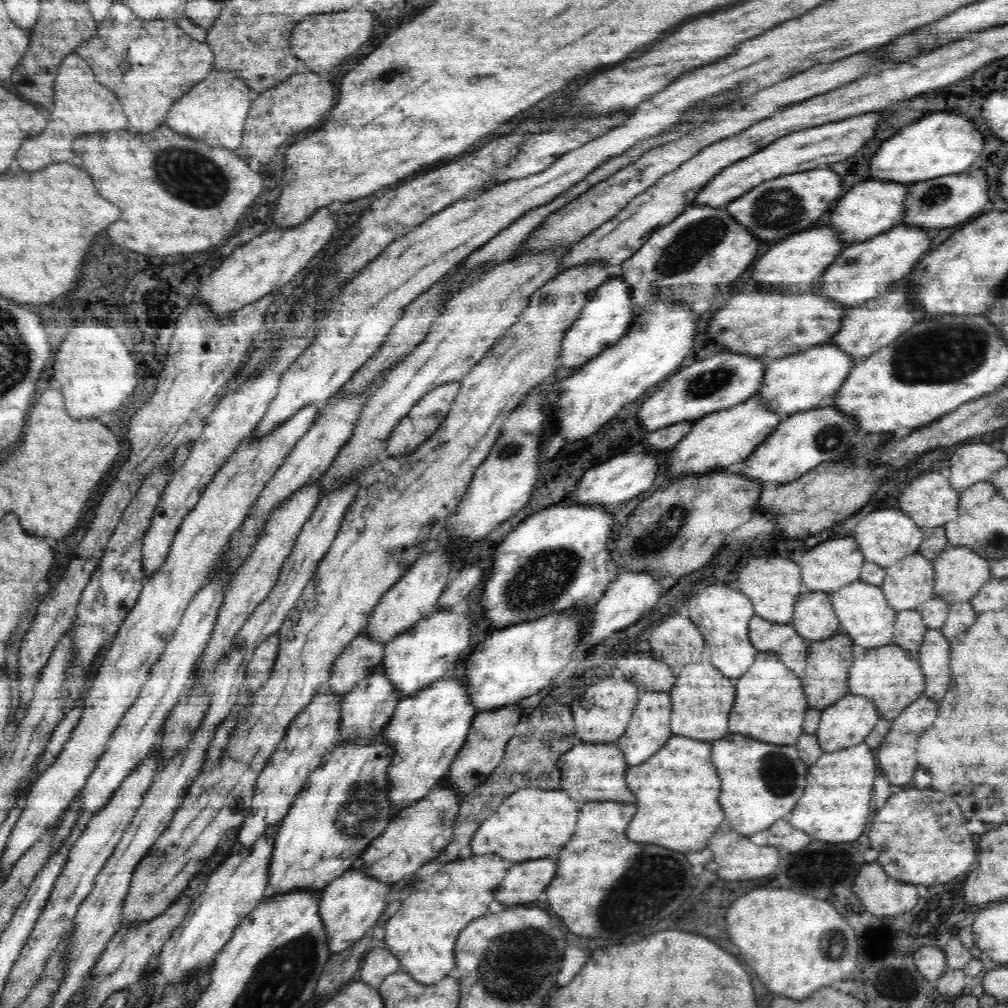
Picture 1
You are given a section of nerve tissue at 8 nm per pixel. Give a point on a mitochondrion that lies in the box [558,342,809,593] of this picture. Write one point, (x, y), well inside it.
(674, 520)

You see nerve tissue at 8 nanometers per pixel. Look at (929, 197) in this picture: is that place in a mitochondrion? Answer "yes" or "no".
yes

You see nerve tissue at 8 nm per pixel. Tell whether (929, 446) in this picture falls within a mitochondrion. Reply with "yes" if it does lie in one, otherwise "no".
no

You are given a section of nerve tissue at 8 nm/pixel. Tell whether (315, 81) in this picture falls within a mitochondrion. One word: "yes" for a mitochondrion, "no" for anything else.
no

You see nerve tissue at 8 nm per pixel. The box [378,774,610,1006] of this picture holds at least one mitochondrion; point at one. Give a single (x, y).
(538, 941)

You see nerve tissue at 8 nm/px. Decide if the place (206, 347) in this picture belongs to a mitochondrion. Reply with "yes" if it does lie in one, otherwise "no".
no

